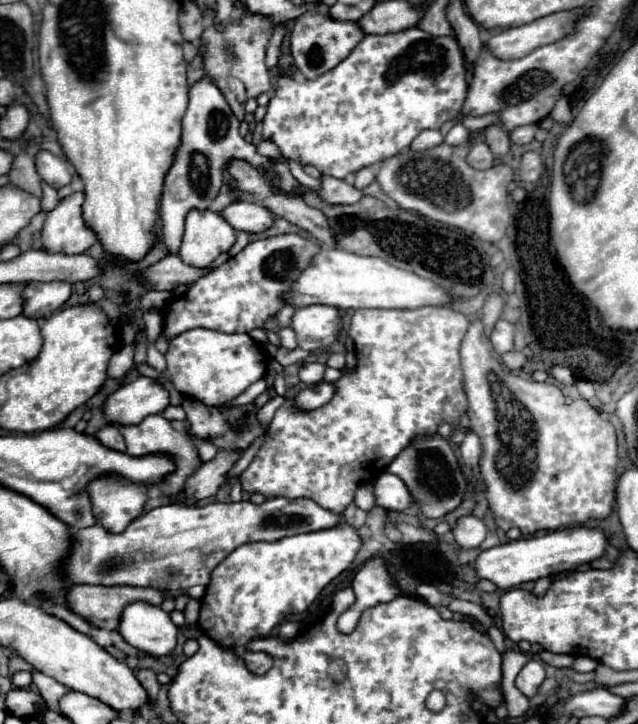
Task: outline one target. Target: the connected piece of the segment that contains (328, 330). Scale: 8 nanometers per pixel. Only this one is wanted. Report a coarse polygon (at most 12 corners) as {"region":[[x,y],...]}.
{"region":[[330,305],[296,309],[298,347],[316,351],[336,341],[340,315]]}

